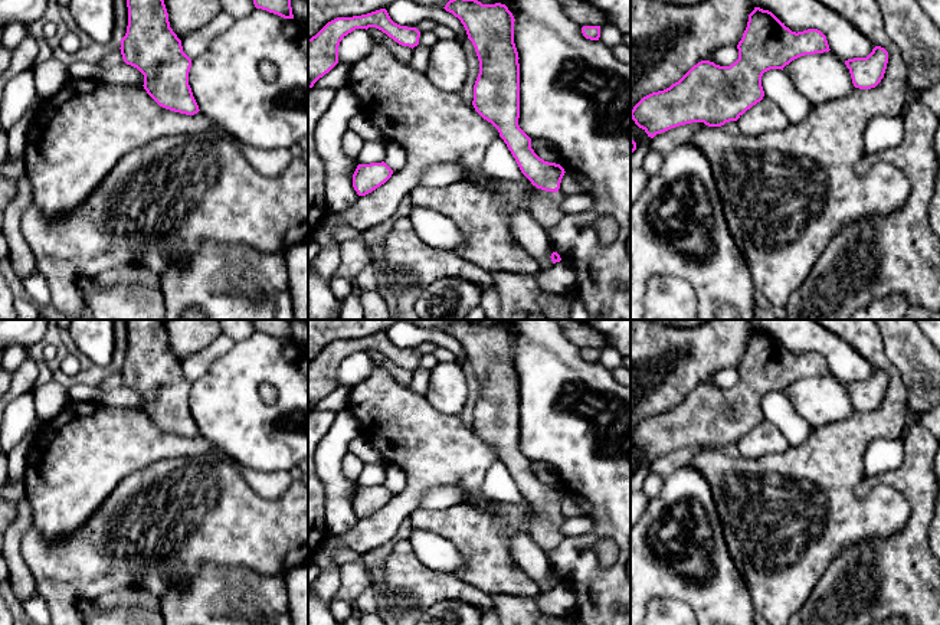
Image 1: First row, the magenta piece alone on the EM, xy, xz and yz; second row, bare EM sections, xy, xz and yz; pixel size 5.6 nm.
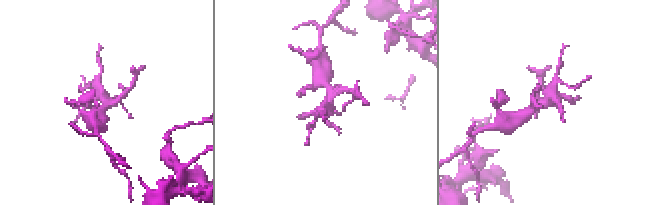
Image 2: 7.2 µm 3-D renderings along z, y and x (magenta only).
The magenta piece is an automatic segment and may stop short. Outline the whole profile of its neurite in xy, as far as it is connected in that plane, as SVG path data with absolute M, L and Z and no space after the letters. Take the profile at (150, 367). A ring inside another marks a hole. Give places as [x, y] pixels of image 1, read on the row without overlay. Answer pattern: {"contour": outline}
{"contour": "M127 320L128 349L121 361L127 387L144 397L144 412L163 431L194 438L199 428L189 408L191 382L170 350L161 320Z"}

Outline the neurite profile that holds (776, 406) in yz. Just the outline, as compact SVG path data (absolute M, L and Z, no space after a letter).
M770 392L762 399L764 419L772 422L786 438L790 446L802 445L812 426L793 409L782 392Z

